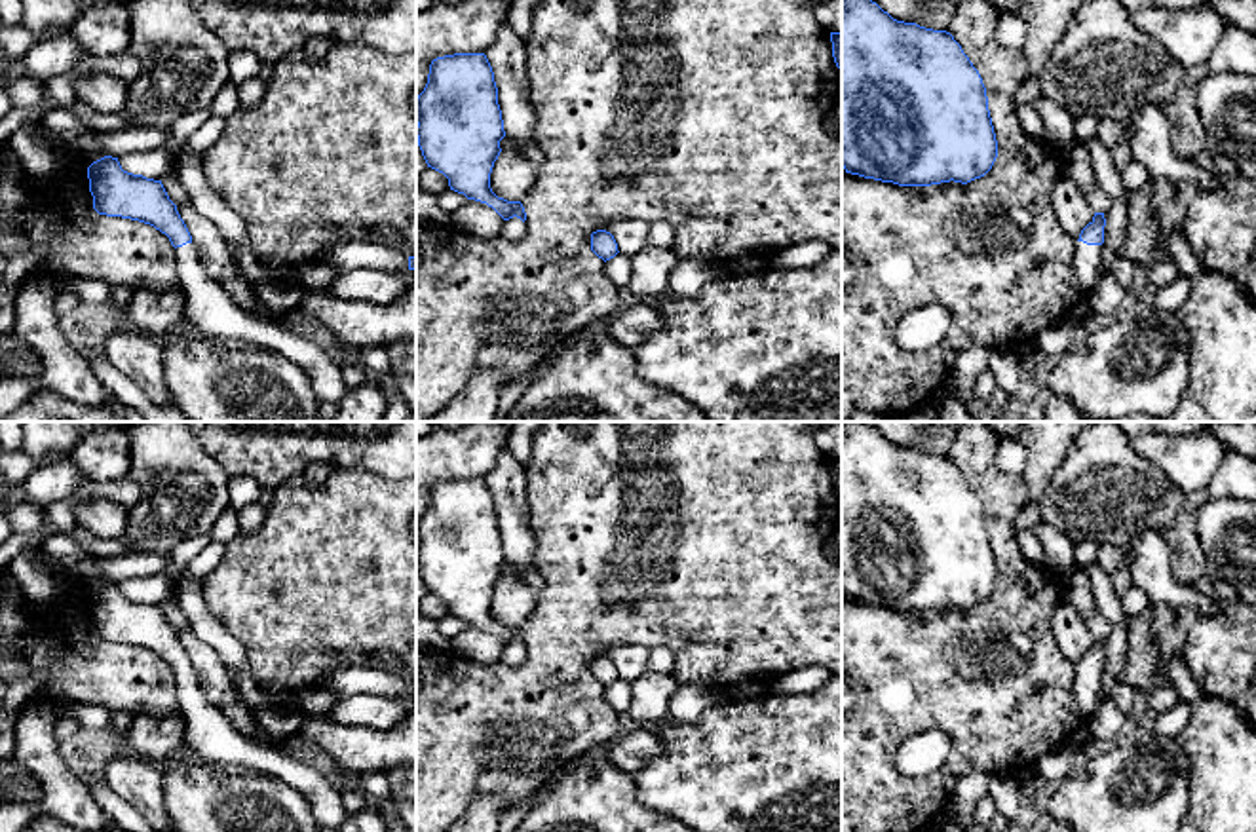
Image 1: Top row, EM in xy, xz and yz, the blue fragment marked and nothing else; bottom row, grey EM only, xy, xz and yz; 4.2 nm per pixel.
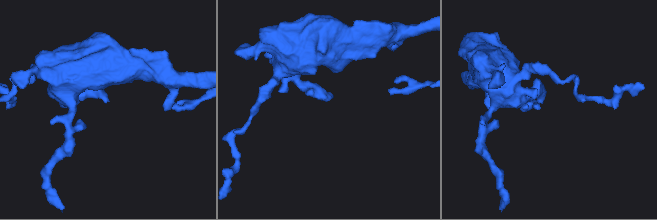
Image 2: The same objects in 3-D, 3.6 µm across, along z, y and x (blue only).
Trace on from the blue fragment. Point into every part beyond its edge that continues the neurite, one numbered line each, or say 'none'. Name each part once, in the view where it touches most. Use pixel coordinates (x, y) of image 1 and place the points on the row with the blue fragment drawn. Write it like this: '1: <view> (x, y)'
1: yz (1087, 259)

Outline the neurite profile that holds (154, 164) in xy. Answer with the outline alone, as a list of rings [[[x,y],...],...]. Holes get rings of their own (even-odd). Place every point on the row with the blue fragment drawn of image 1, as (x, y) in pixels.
[[[165,146],[154,150],[141,150],[118,158],[124,171],[143,175],[146,179],[162,180],[173,173],[175,154]]]

